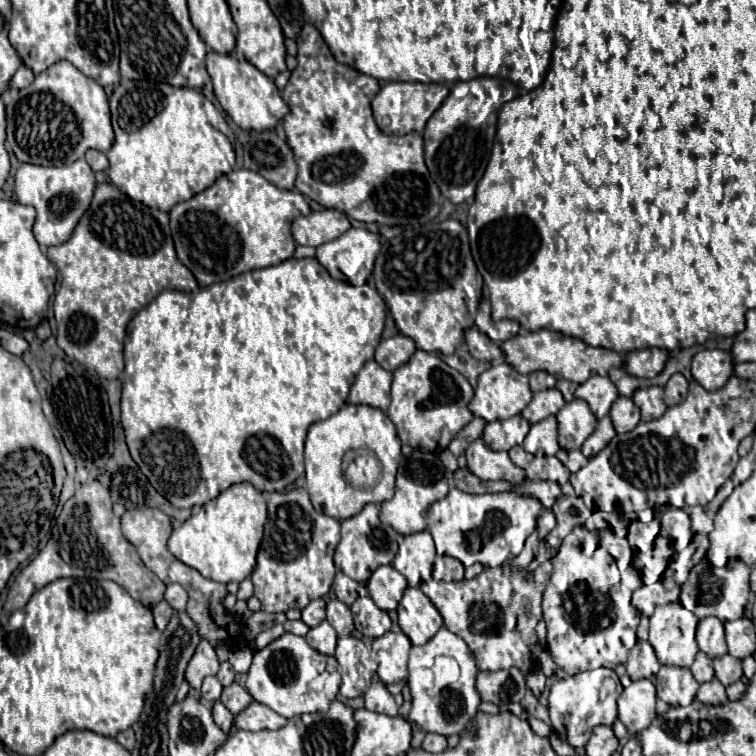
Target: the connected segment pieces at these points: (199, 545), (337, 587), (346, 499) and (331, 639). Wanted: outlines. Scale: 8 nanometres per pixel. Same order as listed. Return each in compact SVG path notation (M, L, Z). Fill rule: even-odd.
M236 483L210 503L202 505L178 529L174 529L168 541L168 549L176 559L192 569L198 569L212 581L240 583L250 577L256 567L256 553L262 541L266 517L264 495L250 483Z
M336 573L334 577L334 585L332 585L336 599L340 599L346 605L352 605L358 597L358 581L346 577L344 573Z
M346 403L338 413L324 421L316 421L308 429L306 437L306 451L304 451L304 463L306 463L306 483L308 483L308 493L312 497L312 503L316 509L322 509L324 513L332 515L334 519L342 521L358 511L362 511L364 505L368 503L384 503L392 499L394 495L394 479L396 479L396 469L400 463L400 447L402 441L398 437L396 425L390 421L390 417L370 405L354 405ZM350 449L370 449L376 453L376 457L382 463L382 479L378 485L372 489L358 489L346 483L342 477L342 457Z
M322 621L320 625L312 627L306 635L306 641L310 647L314 647L316 651L324 653L324 655L334 655L334 649L336 649L336 631L334 627L328 623L328 621Z

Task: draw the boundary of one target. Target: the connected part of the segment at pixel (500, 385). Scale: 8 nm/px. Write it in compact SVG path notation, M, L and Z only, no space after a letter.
M502 361L498 365L492 365L478 377L478 385L474 389L474 397L468 403L468 409L482 417L484 421L496 421L496 419L508 419L518 415L532 399L532 391L528 387L528 375L518 373L510 363Z

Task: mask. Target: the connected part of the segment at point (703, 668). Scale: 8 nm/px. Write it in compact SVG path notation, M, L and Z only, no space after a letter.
M698 651L698 655L696 655L696 659L694 659L694 663L692 663L690 671L692 671L692 675L694 675L694 679L696 679L698 683L710 681L710 679L714 677L714 669L712 669L712 659L710 659L710 657L706 655L706 653Z

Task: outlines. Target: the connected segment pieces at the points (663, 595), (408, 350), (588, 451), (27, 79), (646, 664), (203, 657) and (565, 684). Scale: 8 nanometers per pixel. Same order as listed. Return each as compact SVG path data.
M654 583L654 585L642 585L638 591L634 591L632 595L632 603L634 607L642 613L642 615L652 615L654 609L658 605L666 605L666 603L674 603L678 601L676 593L670 593L668 589L664 589L662 583Z
M394 335L390 339L382 339L376 347L376 363L380 363L386 371L394 371L404 365L416 351L416 345L406 335Z
M610 417L600 419L596 431L584 441L584 445L582 445L582 449L580 449L582 455L584 455L584 457L592 457L592 455L600 453L600 451L610 443L610 439L612 439L614 435L616 435L616 431L614 431L614 425L612 425Z
M22 65L22 67L16 71L16 75L12 77L10 87L14 87L14 89L24 89L24 87L28 87L28 85L32 83L32 79L34 79L34 73L32 73L26 65Z
M638 641L628 653L626 673L630 675L630 679L654 679L658 669L660 663L654 655L652 645L648 641Z
M200 641L200 645L196 647L196 653L192 655L190 663L188 663L188 669L186 669L186 681L190 683L190 687L194 691L200 689L202 685L202 679L208 677L208 675L216 675L218 671L218 659L216 659L216 653L214 653L214 647L208 643L208 641Z
M600 667L584 673L576 673L566 679L558 679L548 695L548 713L552 731L568 741L574 749L582 749L590 737L592 727L612 725L616 721L616 699L618 699L618 675L612 669Z

